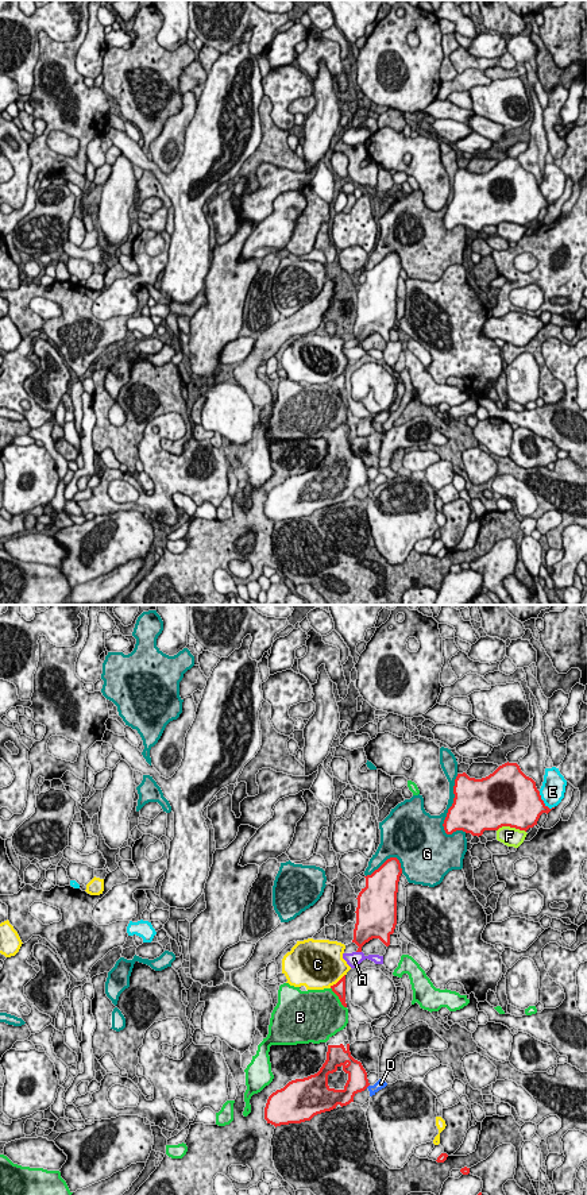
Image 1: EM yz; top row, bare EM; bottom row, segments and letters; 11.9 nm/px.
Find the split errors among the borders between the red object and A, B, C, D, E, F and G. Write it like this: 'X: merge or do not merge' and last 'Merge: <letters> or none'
A: do not merge
B: do not merge
C: do not merge
D: merge
E: do not merge
F: do not merge
G: do not merge
Merge: D

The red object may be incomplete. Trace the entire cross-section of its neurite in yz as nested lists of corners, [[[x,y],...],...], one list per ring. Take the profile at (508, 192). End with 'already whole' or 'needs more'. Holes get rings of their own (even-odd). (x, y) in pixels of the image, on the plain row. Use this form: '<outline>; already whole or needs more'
[[[509,157],[482,174],[457,169],[453,189],[443,219],[447,230],[463,225],[479,232],[502,221],[526,227],[542,208],[552,205],[541,194],[536,177]]]; already whole

